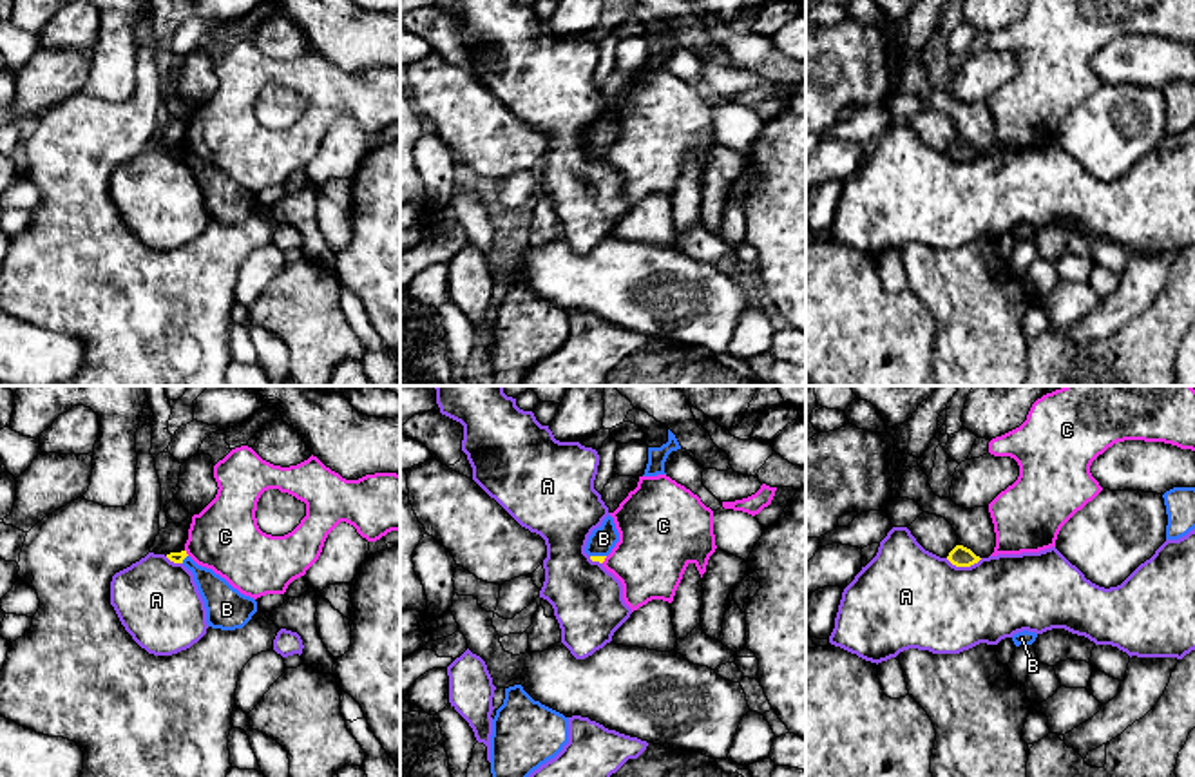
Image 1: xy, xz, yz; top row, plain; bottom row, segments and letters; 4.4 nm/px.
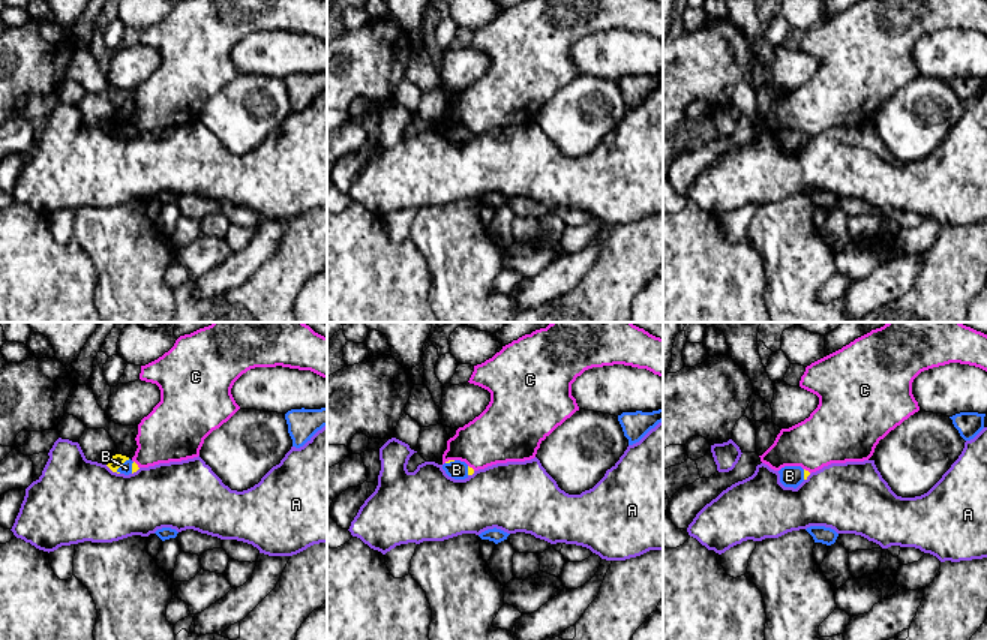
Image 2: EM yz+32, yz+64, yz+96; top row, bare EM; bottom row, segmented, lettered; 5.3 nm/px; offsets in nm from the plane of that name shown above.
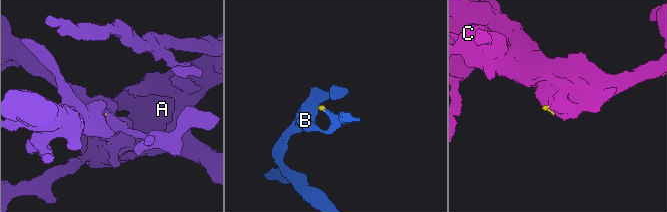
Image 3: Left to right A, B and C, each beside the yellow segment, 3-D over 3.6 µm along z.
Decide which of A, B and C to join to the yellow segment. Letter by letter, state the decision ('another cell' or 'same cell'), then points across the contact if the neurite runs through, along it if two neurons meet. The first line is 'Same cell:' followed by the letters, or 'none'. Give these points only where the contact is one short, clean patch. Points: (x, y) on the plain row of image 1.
Same cell: B
A: another cell | along yz (946, 153), (956, 160), (973, 160), (982, 153)
B: same cell | across xz (594, 153), (598, 151), (603, 133)
C: another cell | along xz (607, 151), (602, 156)

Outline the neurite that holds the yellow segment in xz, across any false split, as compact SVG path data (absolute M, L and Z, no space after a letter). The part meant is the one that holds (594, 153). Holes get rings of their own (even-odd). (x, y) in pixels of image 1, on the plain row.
M608 109L603 118L588 130L585 147L590 150L592 156L603 158L617 136L619 127L616 123L614 112Z

